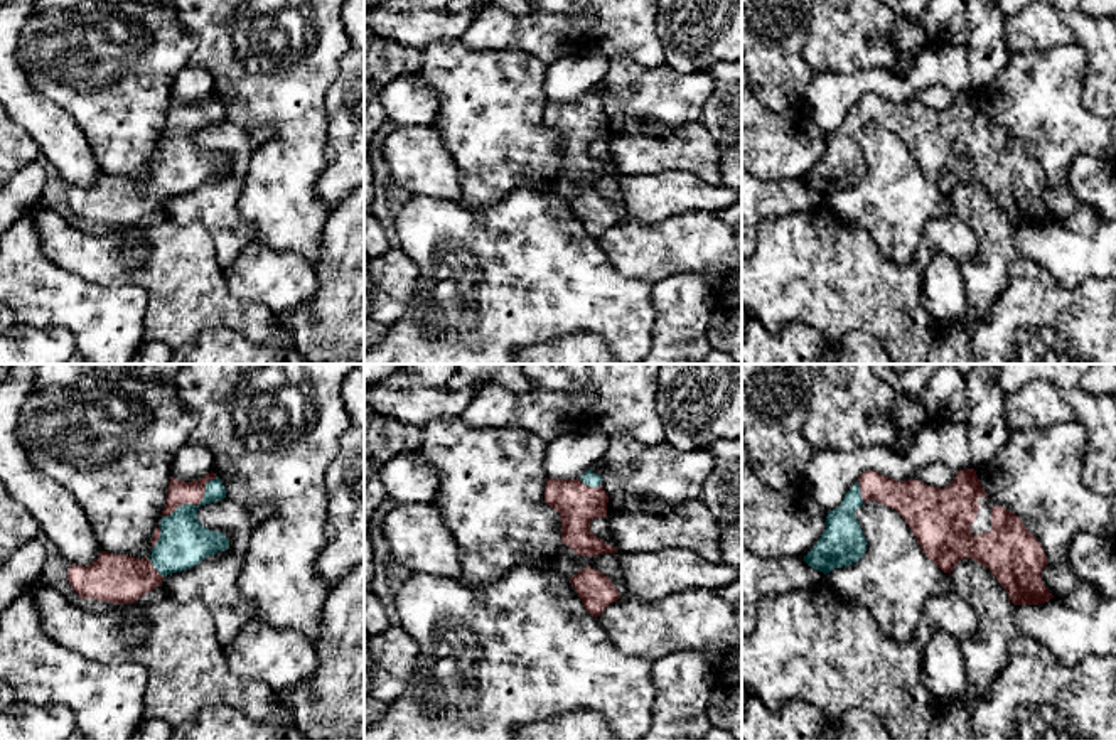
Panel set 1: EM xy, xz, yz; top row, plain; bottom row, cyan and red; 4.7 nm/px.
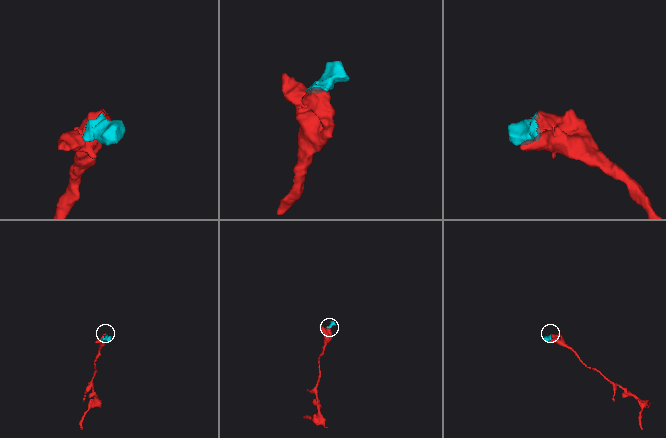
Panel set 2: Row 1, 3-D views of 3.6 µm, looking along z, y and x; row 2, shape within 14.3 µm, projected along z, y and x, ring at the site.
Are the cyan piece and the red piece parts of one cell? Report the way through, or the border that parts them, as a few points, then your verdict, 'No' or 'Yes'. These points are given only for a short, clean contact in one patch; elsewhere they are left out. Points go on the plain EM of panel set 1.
Yes

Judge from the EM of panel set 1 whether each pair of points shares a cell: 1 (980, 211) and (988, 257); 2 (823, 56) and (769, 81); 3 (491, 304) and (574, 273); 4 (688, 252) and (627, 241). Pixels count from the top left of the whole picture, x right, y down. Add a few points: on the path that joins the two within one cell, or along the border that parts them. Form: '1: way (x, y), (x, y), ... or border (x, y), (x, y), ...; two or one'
1: way (988, 223), (988, 245); one
2: border (806, 24), (801, 58), (815, 73); two
3: way (511, 292), (526, 277), (553, 277); one
4: way (673, 250), (643, 250); one

